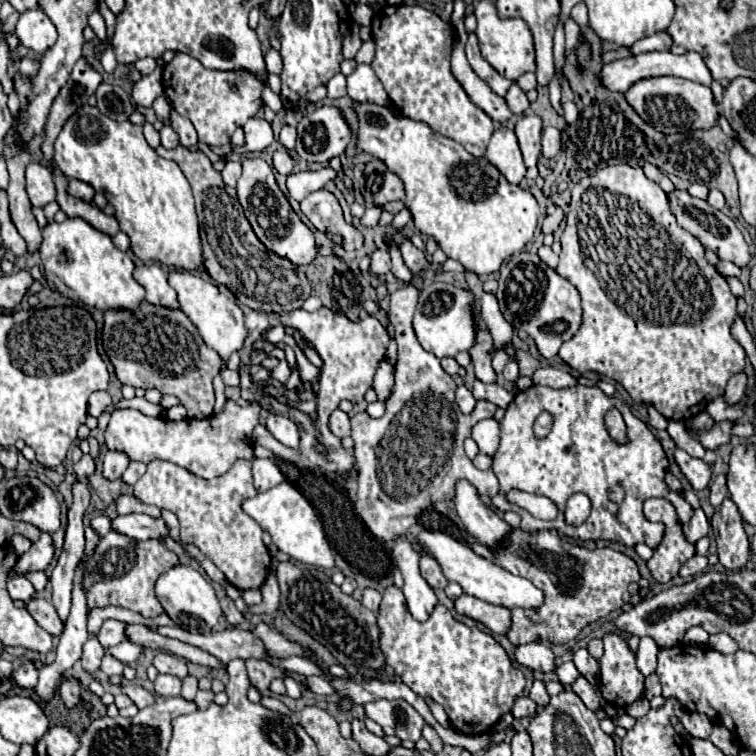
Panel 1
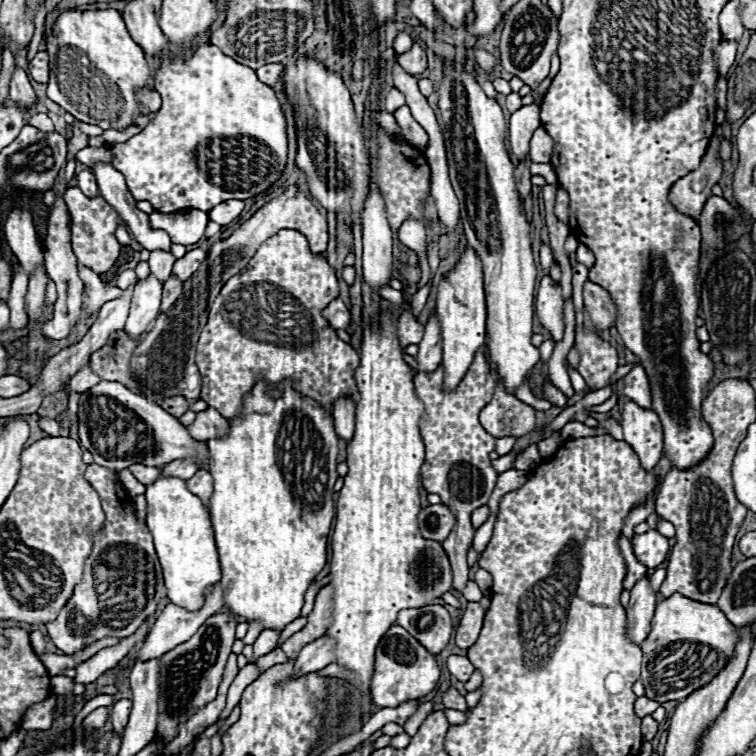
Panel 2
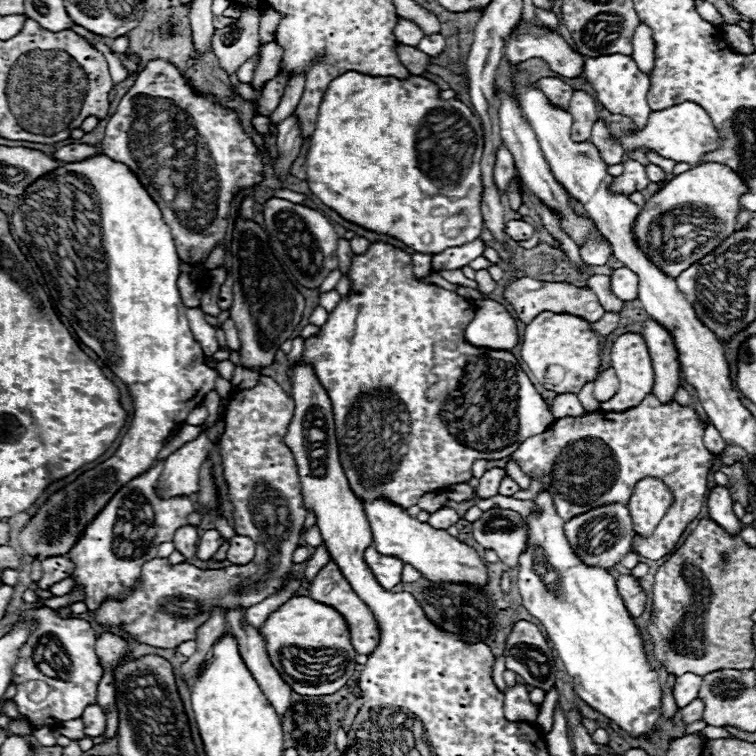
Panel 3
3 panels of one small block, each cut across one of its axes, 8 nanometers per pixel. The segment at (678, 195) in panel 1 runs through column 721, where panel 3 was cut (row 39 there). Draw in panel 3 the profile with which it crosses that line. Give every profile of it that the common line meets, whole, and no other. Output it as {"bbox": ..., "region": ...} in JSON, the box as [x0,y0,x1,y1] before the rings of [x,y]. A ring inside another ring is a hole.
{"bbox":[212,8,260,78],"region":[[[246,8],[240,14],[240,22],[220,28],[212,36],[212,50],[220,62],[220,68],[234,78],[238,68],[256,54],[260,36],[258,36],[260,12]]]}

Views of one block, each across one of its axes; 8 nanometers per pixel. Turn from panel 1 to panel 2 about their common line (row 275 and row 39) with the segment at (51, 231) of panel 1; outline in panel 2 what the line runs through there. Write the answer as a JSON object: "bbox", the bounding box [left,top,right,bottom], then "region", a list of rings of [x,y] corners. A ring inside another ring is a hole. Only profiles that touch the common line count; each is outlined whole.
{"bbox":[46,10,152,130],"region":[[[118,10],[60,12],[52,32],[46,36],[46,50],[52,56],[48,80],[50,100],[74,114],[74,118],[104,130],[132,126],[132,116],[138,112],[134,88],[150,86],[152,74],[142,48],[130,38]]]}

